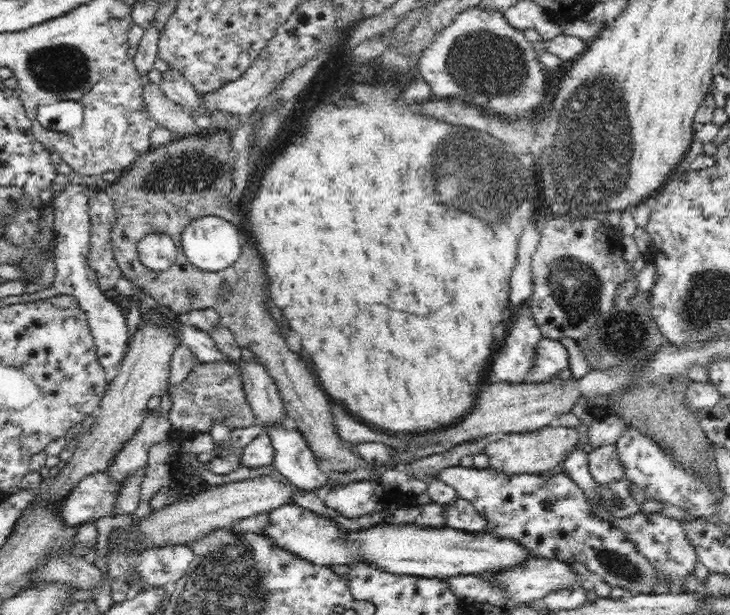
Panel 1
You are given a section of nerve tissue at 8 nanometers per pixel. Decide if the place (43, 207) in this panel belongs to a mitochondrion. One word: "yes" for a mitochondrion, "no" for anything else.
no

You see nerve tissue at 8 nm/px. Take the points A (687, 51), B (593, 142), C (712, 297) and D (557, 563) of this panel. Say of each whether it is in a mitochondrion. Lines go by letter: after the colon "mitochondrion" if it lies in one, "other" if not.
A: other
B: mitochondrion
C: mitochondrion
D: other

